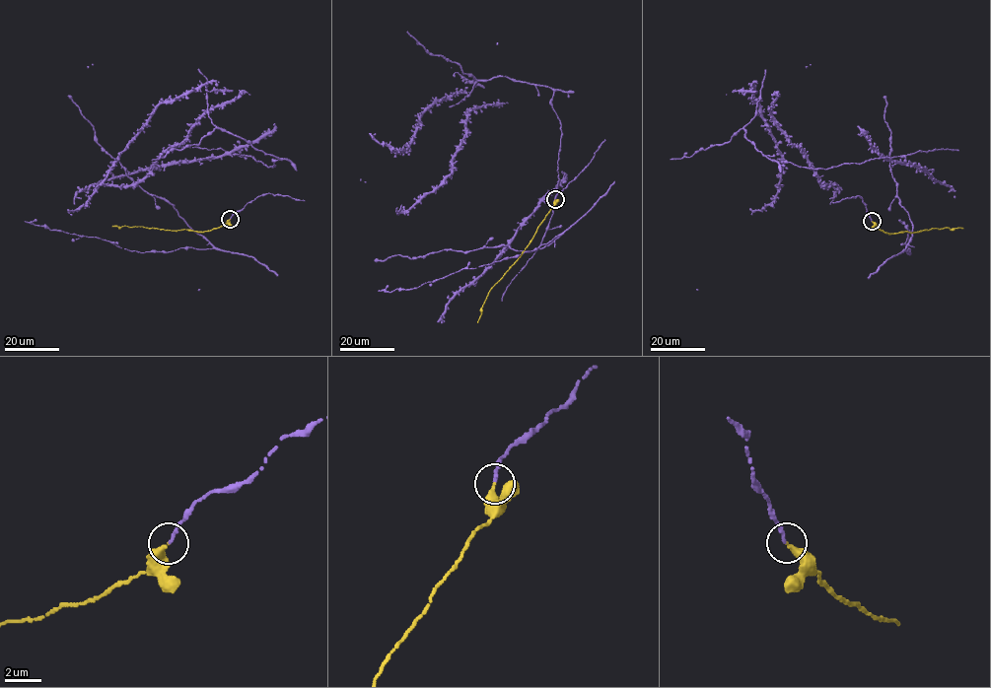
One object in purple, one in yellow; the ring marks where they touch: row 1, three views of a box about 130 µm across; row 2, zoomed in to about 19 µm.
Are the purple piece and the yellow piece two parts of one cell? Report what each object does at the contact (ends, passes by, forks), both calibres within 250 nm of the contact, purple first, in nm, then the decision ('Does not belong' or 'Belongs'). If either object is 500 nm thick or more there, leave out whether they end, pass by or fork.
At the ring purple ends. At the ring yellow ends. Thickness 200 nm (purple) against 260 nm. Belongs

